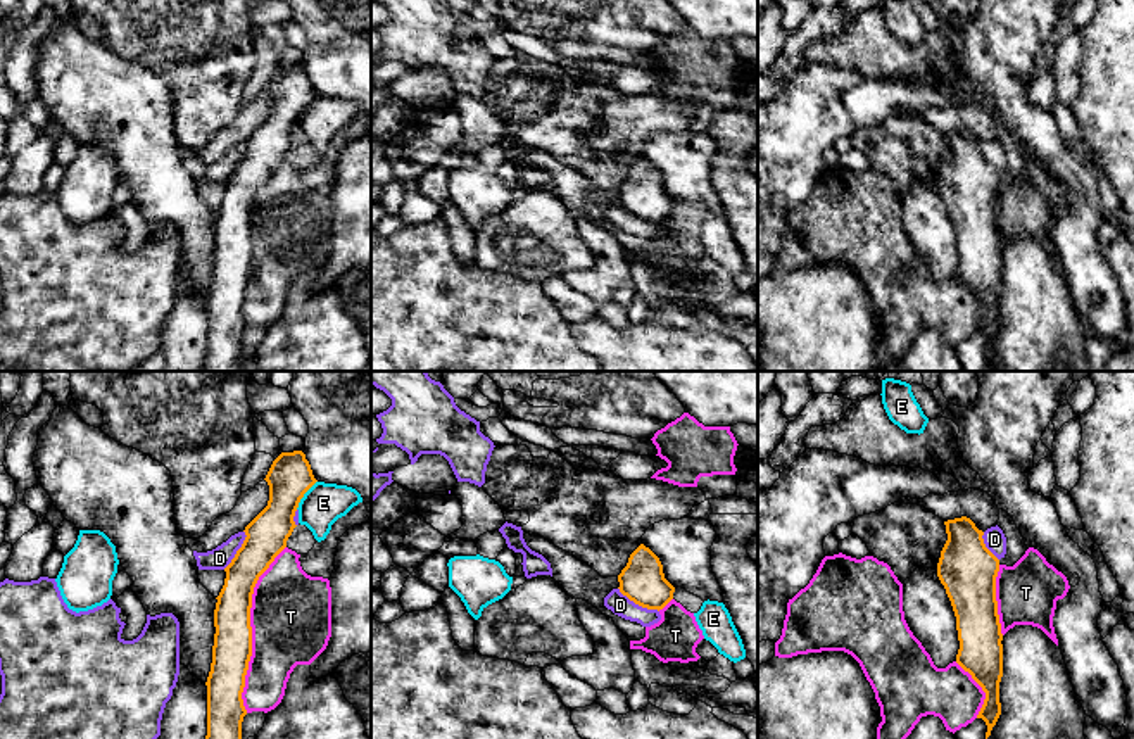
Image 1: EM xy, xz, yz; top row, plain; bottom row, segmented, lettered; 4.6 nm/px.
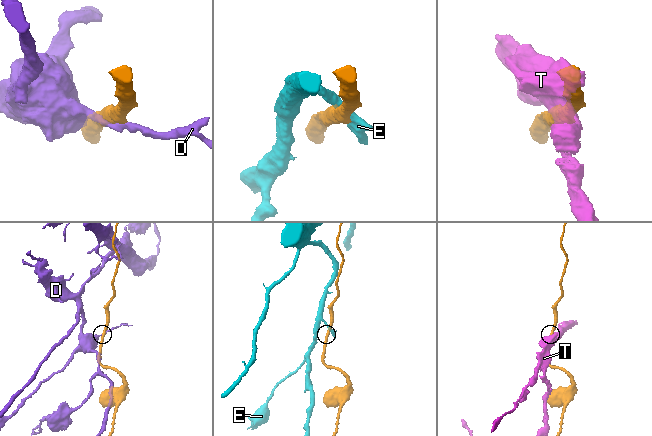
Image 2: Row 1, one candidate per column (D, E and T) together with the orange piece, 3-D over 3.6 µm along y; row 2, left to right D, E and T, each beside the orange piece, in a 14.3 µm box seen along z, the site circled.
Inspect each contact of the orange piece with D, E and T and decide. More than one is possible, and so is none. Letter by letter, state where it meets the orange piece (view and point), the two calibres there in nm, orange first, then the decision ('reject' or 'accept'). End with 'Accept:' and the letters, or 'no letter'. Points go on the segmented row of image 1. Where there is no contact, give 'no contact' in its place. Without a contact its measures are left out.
D: meets orange in xz at (637, 603); 200 nm thick on the orange side, 100 nm on the other; reject
E: meets orange in xy at (304, 492); 200 nm thick on the orange side, 190 nm on the other; reject
T: meets orange in xy at (251, 629); 180 nm thick on the orange side, 380 nm on the other; reject
Accept: no letter

